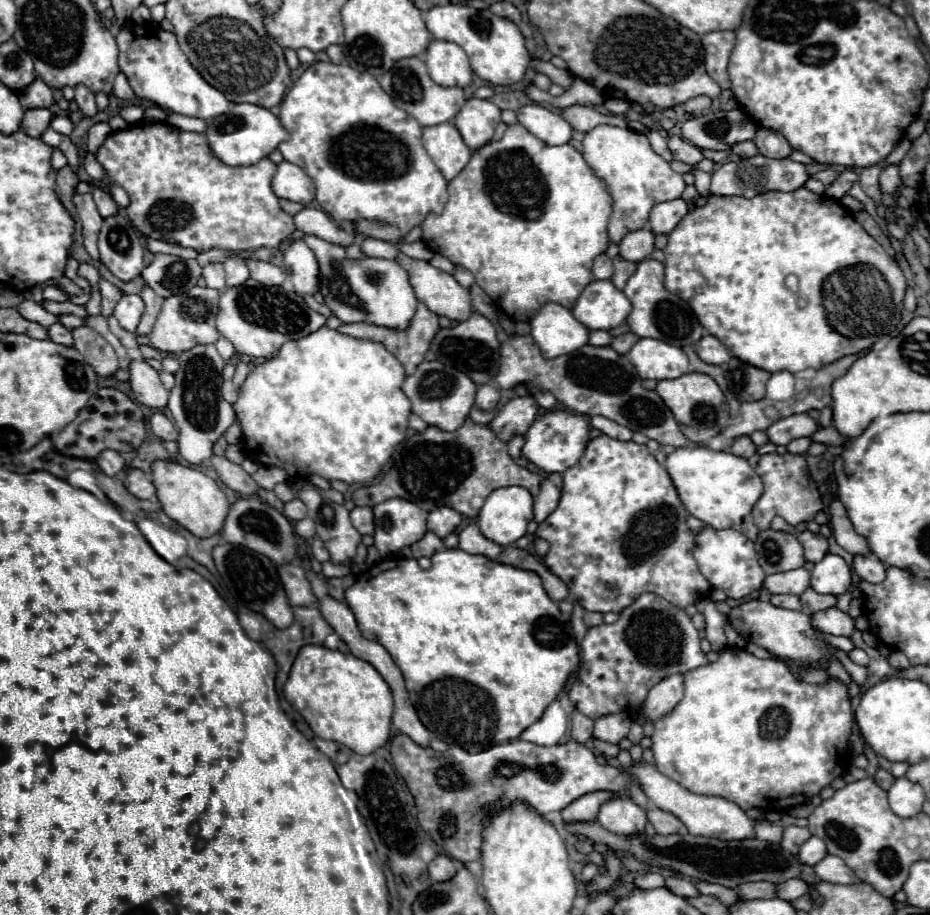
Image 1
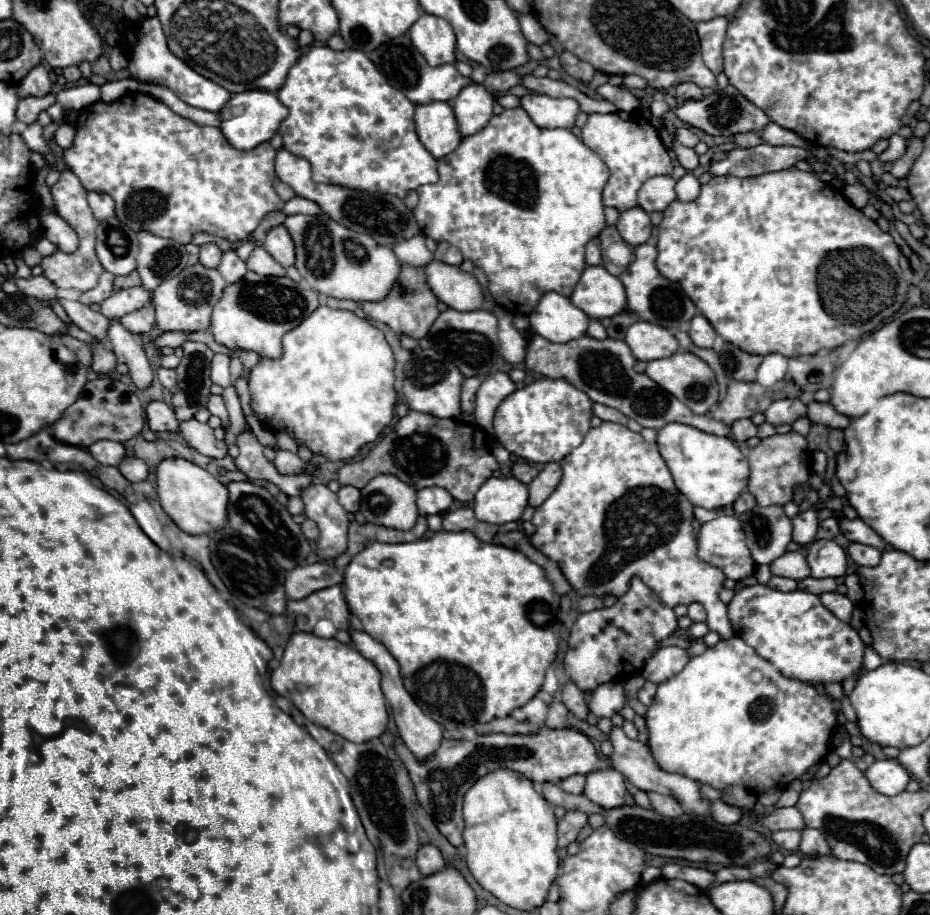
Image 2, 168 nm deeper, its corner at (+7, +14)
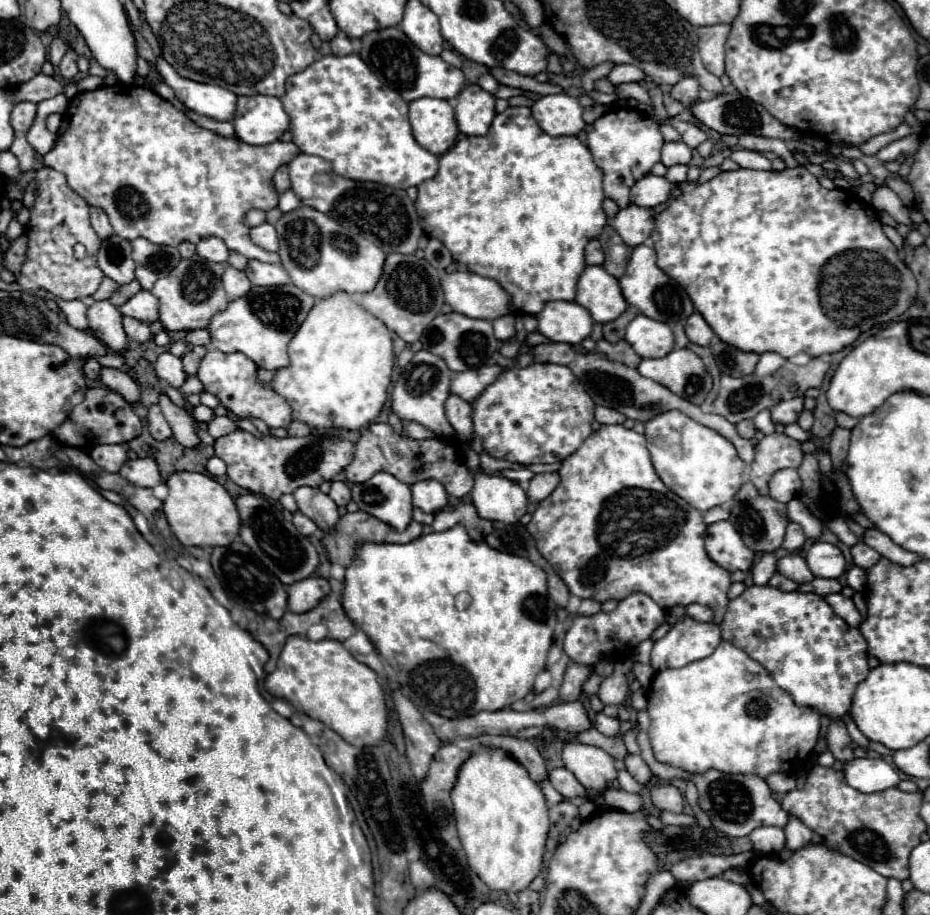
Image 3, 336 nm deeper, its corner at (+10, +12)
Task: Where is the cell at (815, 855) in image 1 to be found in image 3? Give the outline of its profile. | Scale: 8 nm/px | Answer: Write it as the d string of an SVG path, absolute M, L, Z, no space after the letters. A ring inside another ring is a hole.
M762 826L758 830L752 830L750 836L754 852L758 854L778 854L784 848L784 830L778 826Z

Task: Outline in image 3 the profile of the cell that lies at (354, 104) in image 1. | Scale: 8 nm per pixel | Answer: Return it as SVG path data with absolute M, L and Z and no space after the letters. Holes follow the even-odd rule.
M322 56L314 60L304 72L294 74L286 82L286 94L280 98L286 114L290 116L292 142L304 154L316 154L332 162L332 170L344 178L360 182L380 182L394 188L418 186L424 180L430 180L438 172L438 156L422 148L414 136L408 122L408 104L400 98L396 90L382 86L374 72L358 58L350 56Z

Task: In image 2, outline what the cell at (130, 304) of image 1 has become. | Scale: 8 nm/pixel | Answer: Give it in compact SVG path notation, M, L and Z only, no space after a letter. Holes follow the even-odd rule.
M133 286L133 288L121 288L115 290L103 304L101 304L101 314L107 316L109 320L119 320L125 314L143 308L151 300L149 292L143 286Z

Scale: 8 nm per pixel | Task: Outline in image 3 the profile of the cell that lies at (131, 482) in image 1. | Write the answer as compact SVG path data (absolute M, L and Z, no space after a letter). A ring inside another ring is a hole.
M150 456L128 460L120 468L120 476L124 476L134 486L144 486L144 488L152 488L152 486L156 486L156 484L162 482L160 472L158 472L158 464Z

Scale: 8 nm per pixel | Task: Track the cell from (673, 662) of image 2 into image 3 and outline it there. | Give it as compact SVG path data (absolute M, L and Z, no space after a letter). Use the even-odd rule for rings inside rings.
M688 614L680 618L664 638L654 642L650 664L656 672L682 668L694 660L710 656L722 642L716 622L694 622Z

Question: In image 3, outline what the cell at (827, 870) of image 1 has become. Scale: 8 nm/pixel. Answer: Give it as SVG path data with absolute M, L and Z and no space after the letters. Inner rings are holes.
M788 814L788 822L784 826L786 832L786 850L798 850L812 842L812 830L802 824L800 818L794 818L794 814Z

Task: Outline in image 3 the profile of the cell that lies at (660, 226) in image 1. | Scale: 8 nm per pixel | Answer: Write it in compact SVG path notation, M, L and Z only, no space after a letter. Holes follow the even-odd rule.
M646 174L644 178L640 178L632 190L630 190L630 202L636 206L644 206L644 208L654 208L662 202L668 200L670 190L674 184L670 184L664 176L654 176L654 174Z

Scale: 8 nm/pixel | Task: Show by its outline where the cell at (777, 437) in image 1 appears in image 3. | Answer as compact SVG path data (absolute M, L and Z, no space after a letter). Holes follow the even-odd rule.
M804 398L784 400L784 402L778 402L776 406L772 406L772 420L782 422L786 426L786 424L796 422L802 410L804 410Z

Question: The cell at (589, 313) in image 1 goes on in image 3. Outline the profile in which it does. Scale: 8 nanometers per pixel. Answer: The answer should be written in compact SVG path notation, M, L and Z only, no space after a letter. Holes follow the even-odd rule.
M586 266L578 280L576 302L588 308L592 318L602 324L616 320L628 308L618 280L604 266Z

